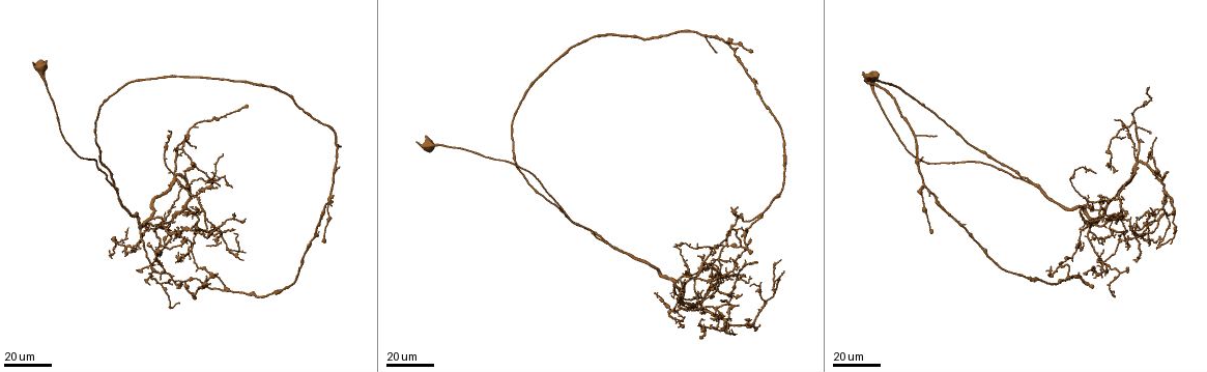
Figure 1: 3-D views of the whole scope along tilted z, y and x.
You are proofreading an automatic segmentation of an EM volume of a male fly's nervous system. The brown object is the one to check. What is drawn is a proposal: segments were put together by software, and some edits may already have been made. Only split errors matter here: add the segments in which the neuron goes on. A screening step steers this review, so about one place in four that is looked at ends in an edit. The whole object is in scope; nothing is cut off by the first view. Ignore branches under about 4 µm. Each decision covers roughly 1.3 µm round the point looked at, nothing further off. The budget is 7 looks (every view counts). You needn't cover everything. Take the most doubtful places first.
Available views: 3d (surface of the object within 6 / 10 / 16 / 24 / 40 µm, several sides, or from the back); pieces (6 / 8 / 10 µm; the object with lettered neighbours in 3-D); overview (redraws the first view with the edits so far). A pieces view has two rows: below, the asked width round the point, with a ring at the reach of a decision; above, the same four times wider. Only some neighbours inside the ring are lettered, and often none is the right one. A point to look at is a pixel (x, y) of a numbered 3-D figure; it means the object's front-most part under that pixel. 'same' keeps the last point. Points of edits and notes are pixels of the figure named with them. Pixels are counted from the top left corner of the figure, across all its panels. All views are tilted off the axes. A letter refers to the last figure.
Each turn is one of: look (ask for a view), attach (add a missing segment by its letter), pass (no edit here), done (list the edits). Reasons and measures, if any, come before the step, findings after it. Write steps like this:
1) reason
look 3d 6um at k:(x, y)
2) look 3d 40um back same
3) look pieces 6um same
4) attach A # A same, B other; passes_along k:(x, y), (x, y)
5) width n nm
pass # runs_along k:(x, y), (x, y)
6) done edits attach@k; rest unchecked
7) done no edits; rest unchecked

free end
look 3d 16um at 1:(1104, 245)

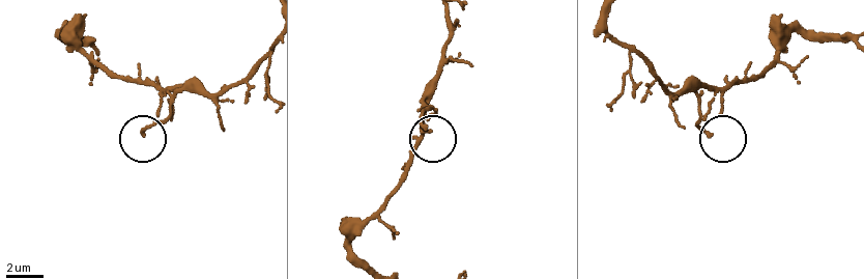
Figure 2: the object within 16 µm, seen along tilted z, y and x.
look pieces 8um at 2:(423, 126)

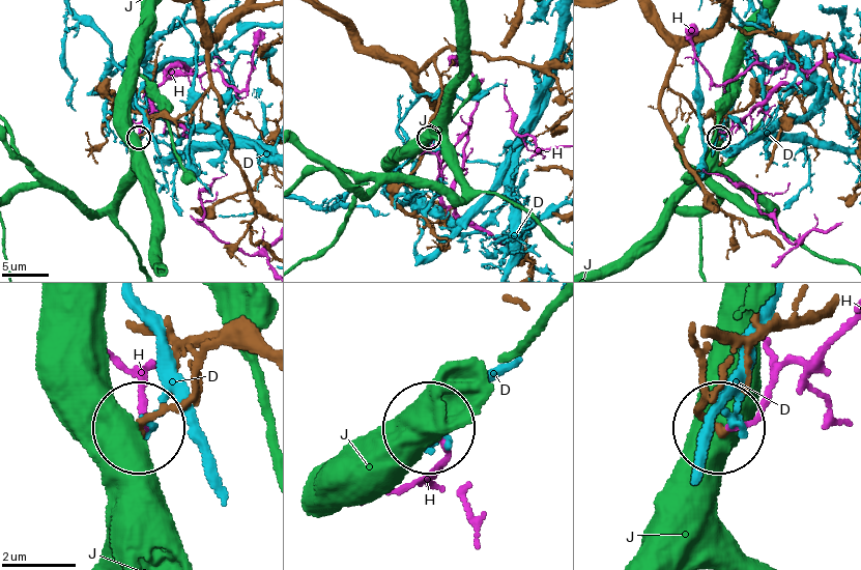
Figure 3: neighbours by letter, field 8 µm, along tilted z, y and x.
pass # D other, H other, J other; runs_along 3:(204, 38), (209, 86), (191, 109), (158, 118), (139, 137); no lettered segment goes on from it

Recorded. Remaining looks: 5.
an open end
look 3d 24um at 1:(716, 53)

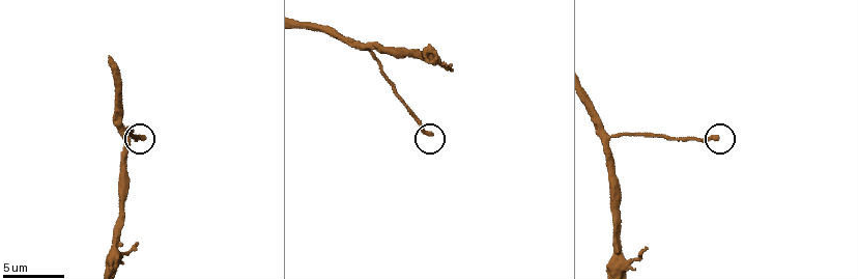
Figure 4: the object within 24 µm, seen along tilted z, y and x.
look pieces 8um at 4:(432, 136)

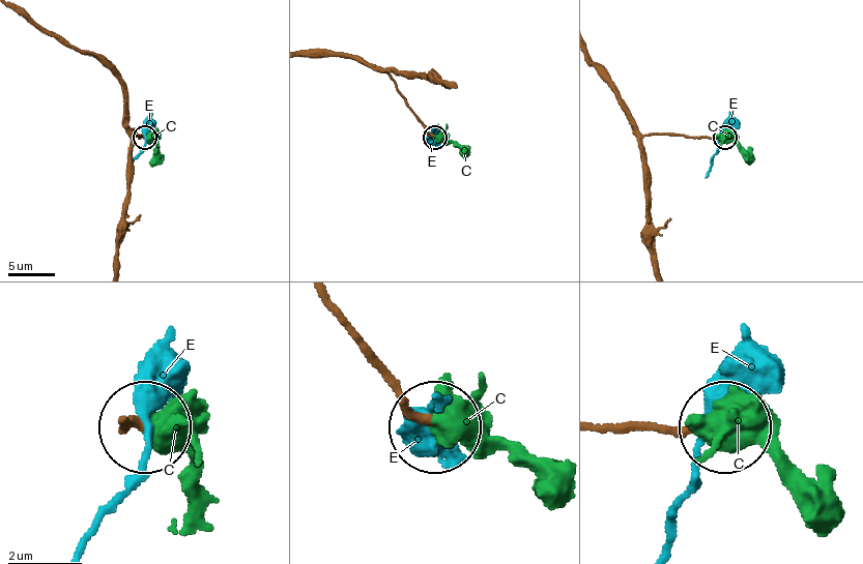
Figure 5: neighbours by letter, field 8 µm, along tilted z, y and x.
attach C # C same, E other; the neuron continues

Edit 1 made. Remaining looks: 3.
redraw
look overview

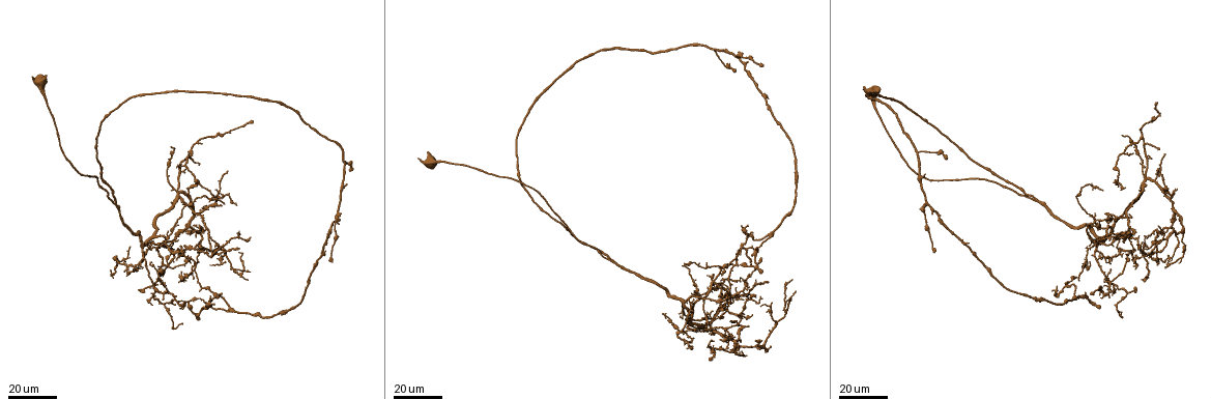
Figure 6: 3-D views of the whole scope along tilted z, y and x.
free end
look 3d 24um at 6:(742, 297)

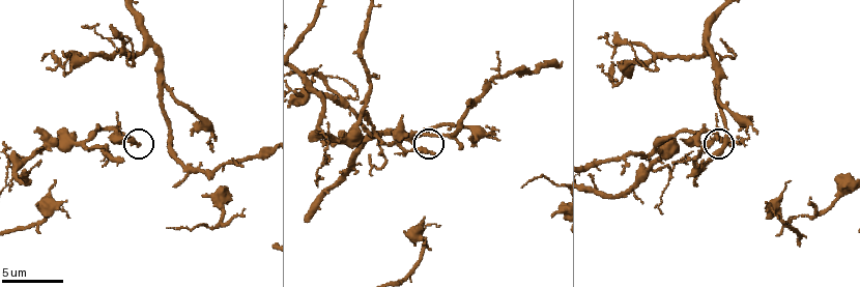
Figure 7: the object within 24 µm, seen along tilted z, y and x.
look pieces 10um at 7:(730, 145)

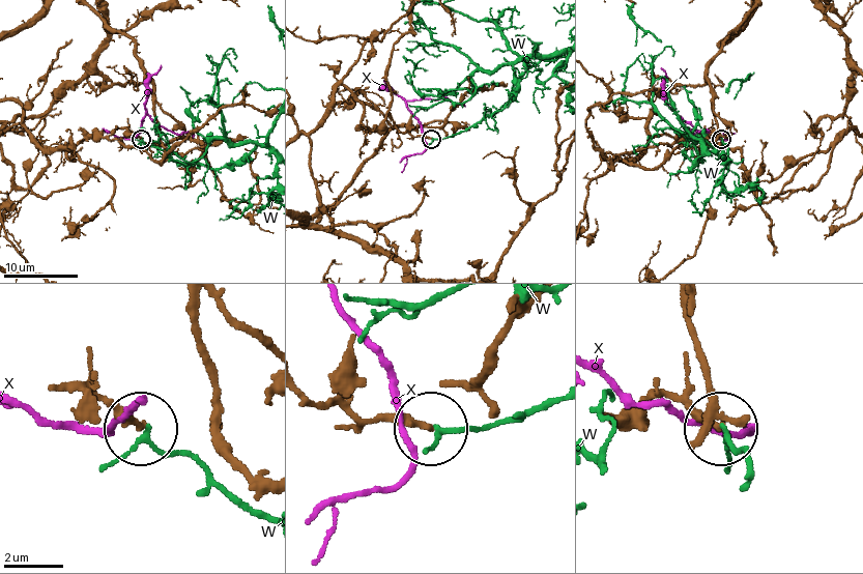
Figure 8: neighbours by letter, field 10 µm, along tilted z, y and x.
width 220 nm
pass # W other, X other; runs_along 8:(653, 396), (688, 401), (714, 427); none of them fits

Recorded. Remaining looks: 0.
done edits attach@5; rest unchecked

